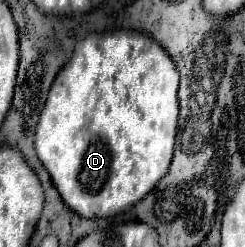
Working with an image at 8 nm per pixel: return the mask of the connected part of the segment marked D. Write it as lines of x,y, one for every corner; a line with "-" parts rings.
136,30
94,32
94,34
86,36
84,40
76,42
72,58
68,60
68,64
64,64
64,68
58,72
56,80
50,86
50,98
46,100
46,106
42,108
42,114
40,114
40,120
36,126
36,134
34,134
36,136
34,148
38,150
38,158
44,162
46,170
52,176
54,186
58,188
62,200
66,202
66,206
70,210
74,210
76,214
80,214
84,218
110,218
110,216
116,216
116,214
132,208
160,182
160,178
170,168
170,160
172,160
172,152
174,152
174,138
176,138
176,124
178,124
178,98
176,98
178,80
180,80
180,76
178,76
174,62
170,60
166,50
148,34
142,34

